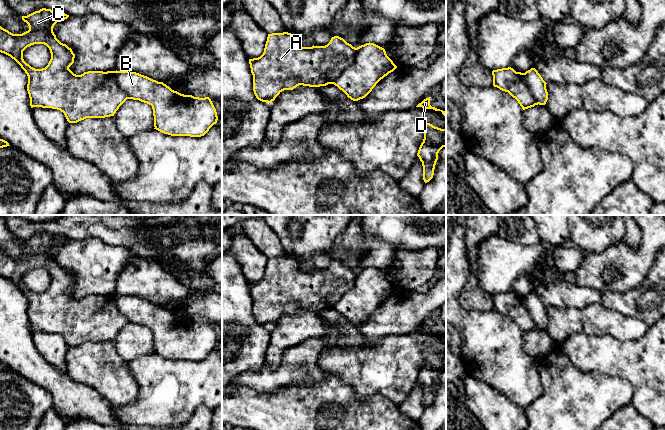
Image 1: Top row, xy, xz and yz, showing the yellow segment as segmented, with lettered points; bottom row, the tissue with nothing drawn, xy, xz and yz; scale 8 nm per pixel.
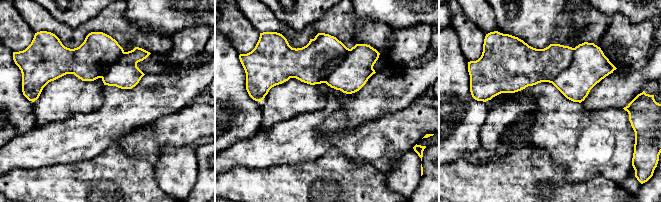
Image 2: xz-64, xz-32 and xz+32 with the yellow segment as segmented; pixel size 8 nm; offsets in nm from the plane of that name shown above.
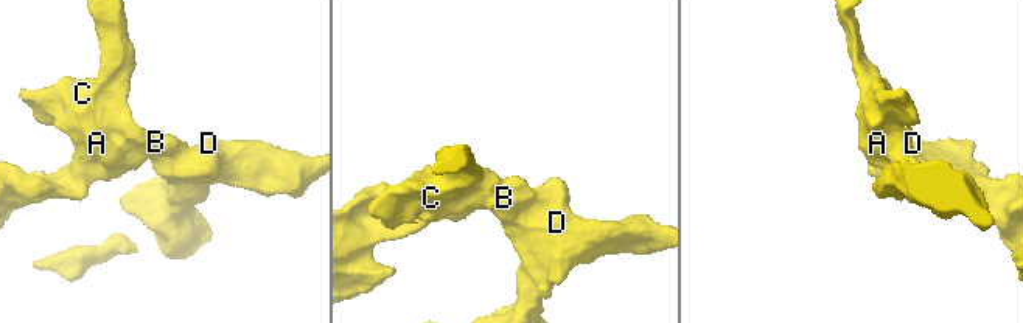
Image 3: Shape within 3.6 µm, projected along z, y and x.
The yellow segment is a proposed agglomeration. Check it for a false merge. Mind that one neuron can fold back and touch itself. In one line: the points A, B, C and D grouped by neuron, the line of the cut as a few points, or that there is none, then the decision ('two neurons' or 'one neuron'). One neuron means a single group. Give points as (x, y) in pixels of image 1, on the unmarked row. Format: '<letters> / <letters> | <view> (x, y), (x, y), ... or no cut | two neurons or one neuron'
A C / B D | xz (357, 272), (353, 286), (332, 307) | two neurons

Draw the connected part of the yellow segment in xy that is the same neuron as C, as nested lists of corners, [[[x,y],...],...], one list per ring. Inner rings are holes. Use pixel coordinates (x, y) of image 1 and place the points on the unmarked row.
[[[42,232],[22,240],[29,250],[22,258],[13,258],[0,250],[0,276],[14,283],[27,298],[31,332],[60,334],[69,347],[114,340],[128,323],[116,306],[115,295],[76,299],[69,293],[75,278],[53,256],[54,249],[68,241]],[[34,268],[44,268],[50,274],[51,283],[45,292],[35,293],[23,283],[23,275]]]

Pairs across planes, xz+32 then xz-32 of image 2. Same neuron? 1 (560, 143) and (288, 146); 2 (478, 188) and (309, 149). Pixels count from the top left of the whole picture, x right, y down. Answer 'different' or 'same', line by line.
1: different
2: different

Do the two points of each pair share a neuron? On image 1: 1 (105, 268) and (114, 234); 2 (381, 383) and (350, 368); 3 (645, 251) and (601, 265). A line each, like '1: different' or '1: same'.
1: different
2: same
3: same

